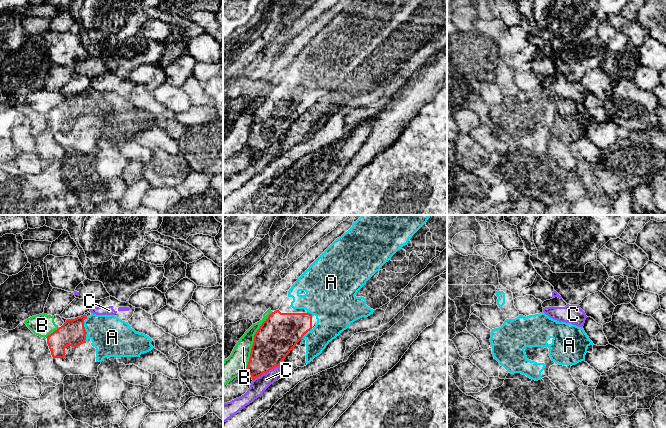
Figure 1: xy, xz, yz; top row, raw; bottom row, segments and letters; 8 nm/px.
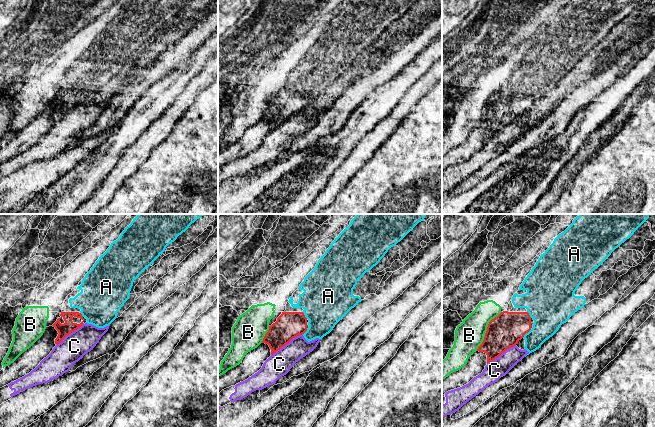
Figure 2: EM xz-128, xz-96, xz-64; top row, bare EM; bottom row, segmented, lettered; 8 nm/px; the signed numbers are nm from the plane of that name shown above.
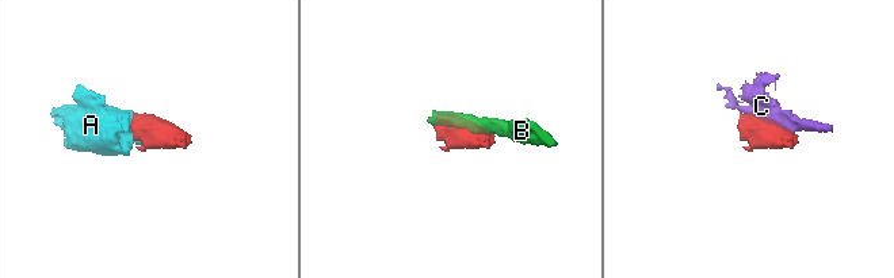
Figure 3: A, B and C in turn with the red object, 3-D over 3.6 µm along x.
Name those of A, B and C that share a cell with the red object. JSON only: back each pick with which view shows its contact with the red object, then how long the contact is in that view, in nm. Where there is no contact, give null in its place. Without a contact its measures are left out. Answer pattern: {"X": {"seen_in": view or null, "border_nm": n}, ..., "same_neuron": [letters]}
{"A": {"seen_in": "xy", "border_nm": 170}, "same_neuron": ["A"]}

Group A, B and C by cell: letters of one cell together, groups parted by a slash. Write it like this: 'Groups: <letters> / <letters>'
Groups: A / B / C

